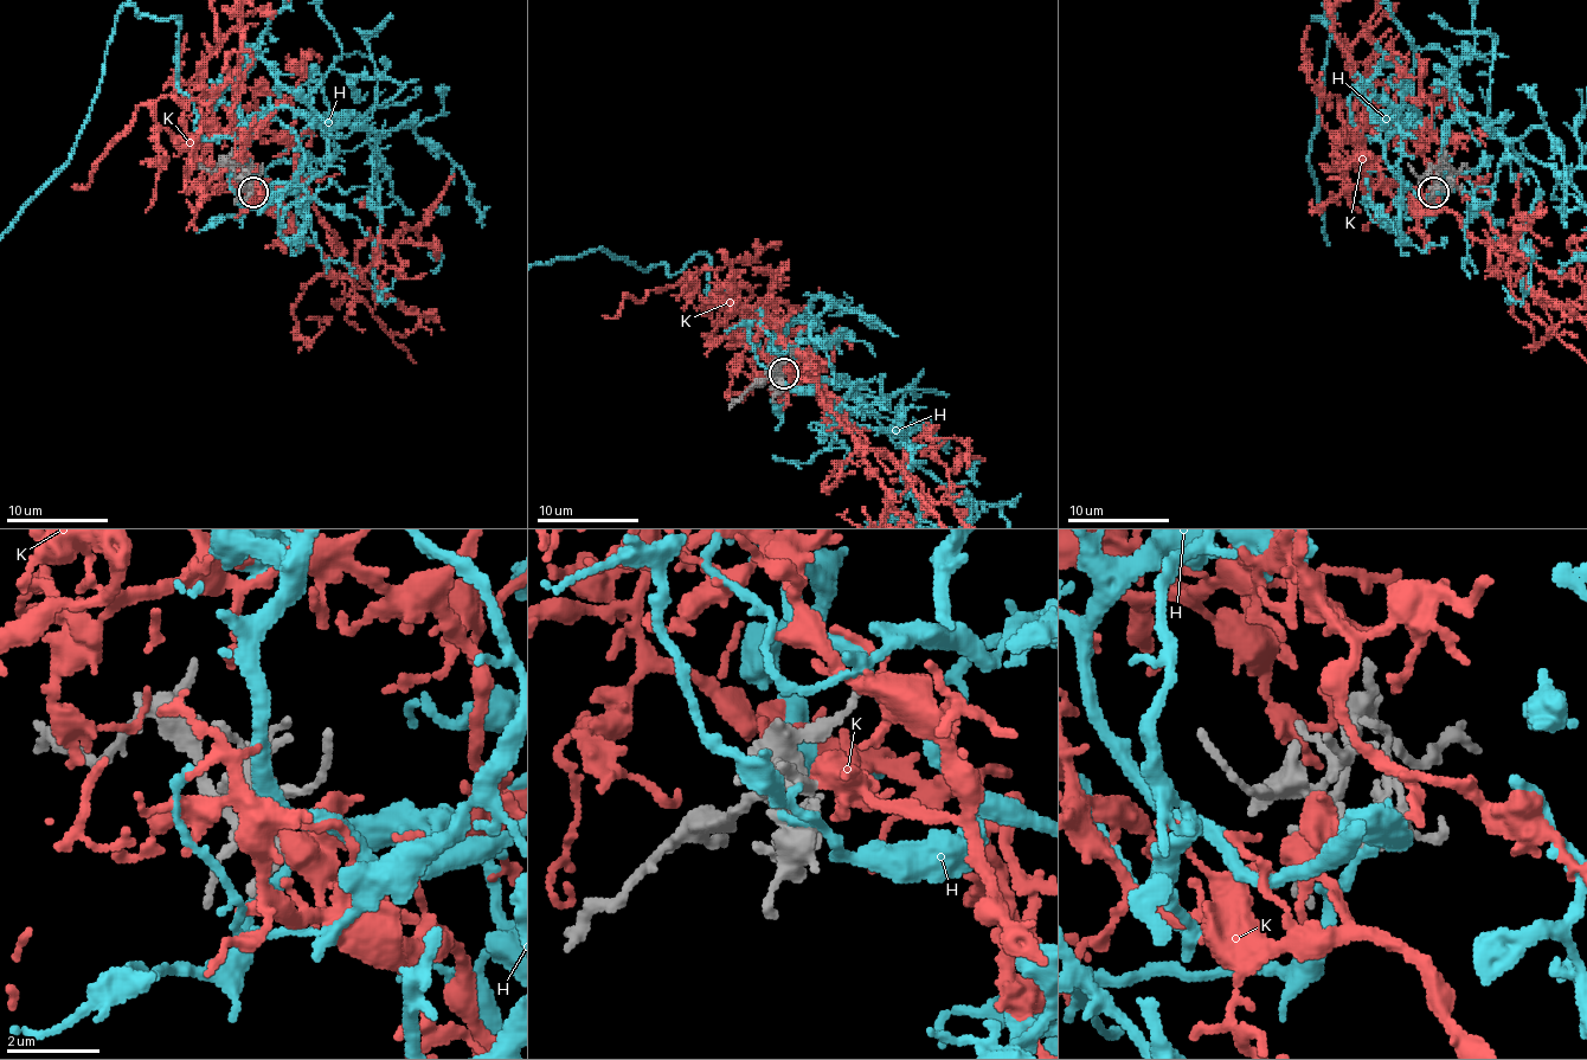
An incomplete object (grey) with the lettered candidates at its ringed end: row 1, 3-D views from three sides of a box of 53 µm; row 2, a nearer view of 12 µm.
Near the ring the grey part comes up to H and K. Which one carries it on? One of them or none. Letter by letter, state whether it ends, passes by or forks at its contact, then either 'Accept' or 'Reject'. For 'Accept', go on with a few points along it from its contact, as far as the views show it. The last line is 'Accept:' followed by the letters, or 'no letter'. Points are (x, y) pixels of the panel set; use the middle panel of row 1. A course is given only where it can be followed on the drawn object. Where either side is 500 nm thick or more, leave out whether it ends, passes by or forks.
H: It passes by. Reject
K: It passes by. Accept. Its course: (783, 374), (798, 359), (785, 341), (727, 297), (750, 346), (827, 381), (865, 437)
Accept: K

